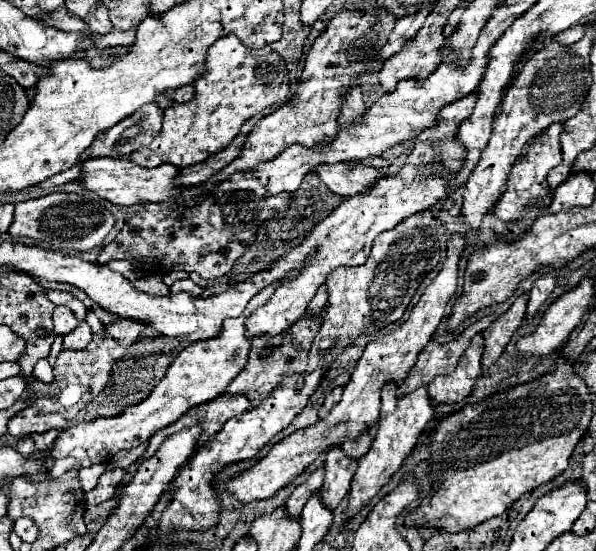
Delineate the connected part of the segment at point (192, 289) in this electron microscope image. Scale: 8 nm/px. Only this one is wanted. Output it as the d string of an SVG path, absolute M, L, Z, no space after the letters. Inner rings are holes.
M179 280L179 282L175 282L173 286L171 286L171 294L177 294L177 292L189 292L189 294L193 294L193 296L201 296L201 292L203 292L203 288L201 286L197 286L193 280Z

